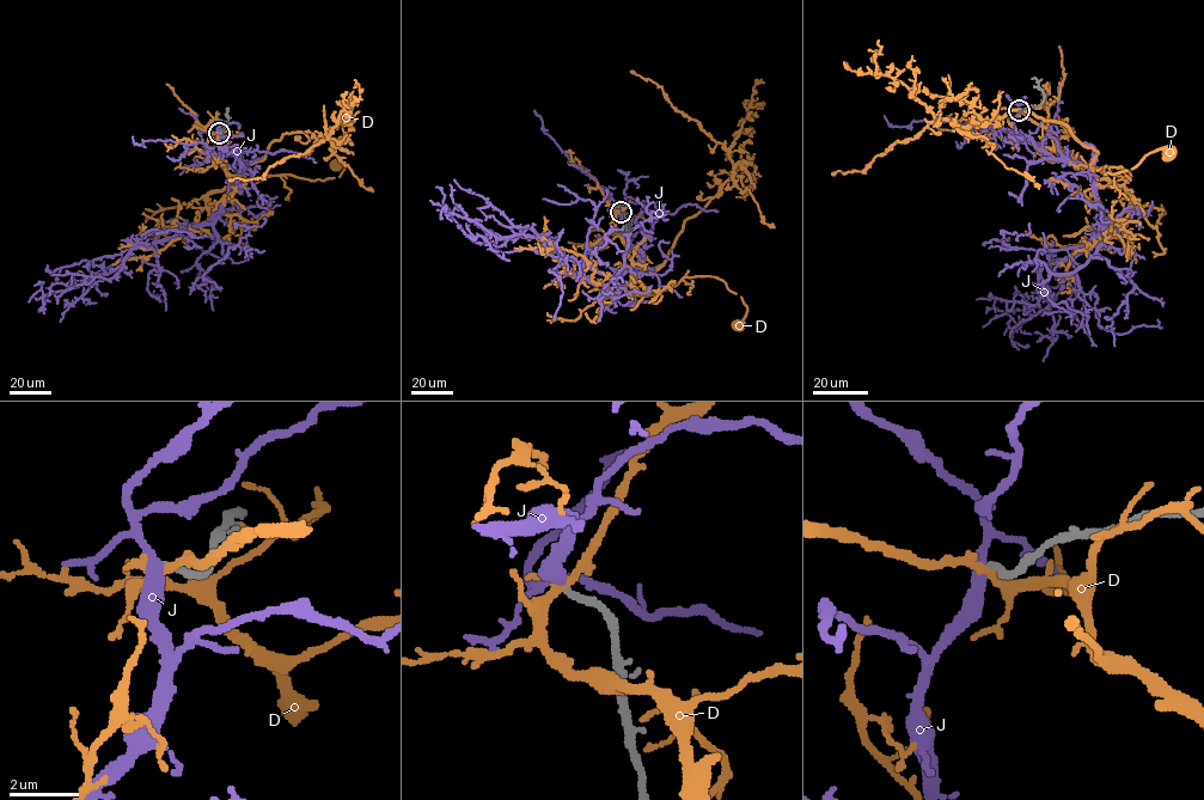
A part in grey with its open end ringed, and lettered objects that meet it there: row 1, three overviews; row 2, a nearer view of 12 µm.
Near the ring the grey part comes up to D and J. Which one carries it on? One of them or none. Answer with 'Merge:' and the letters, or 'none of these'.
Merge: J

